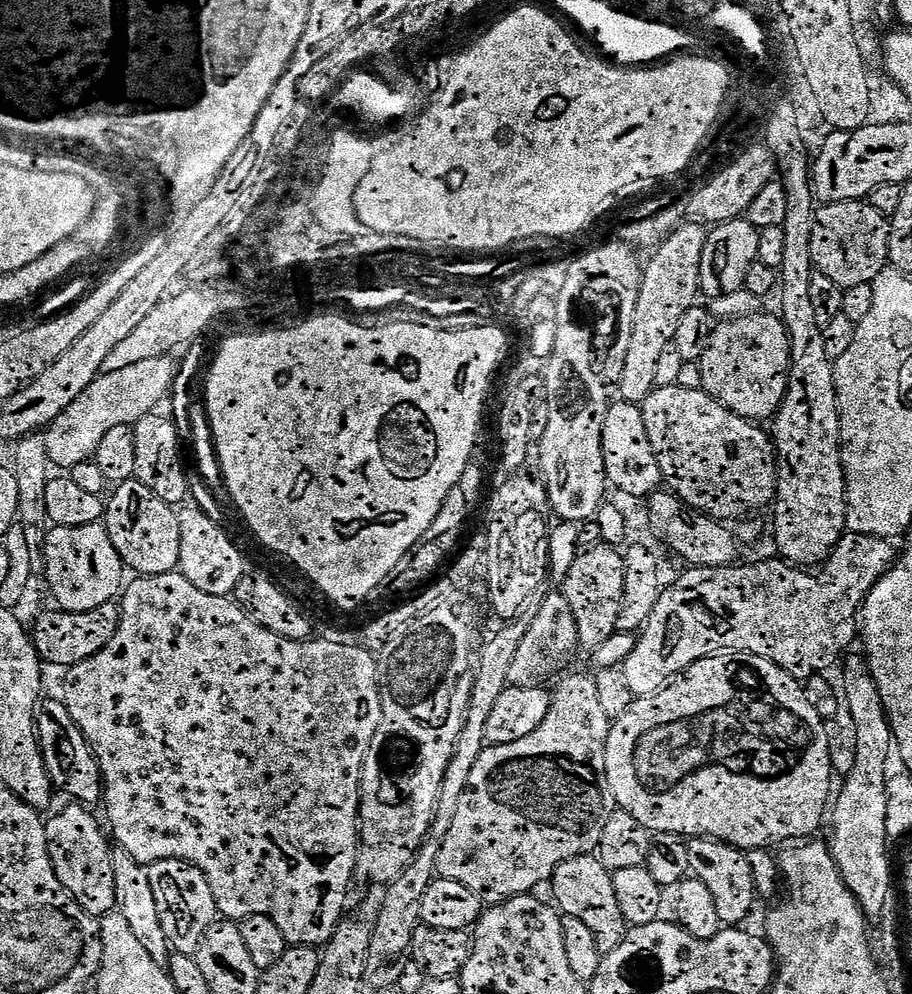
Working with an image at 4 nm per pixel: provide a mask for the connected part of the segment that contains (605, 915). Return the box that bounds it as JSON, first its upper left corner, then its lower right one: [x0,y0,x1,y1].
[551,855,626,953]

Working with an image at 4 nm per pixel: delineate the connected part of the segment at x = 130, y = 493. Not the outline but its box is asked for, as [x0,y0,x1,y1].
[104,479,180,576]

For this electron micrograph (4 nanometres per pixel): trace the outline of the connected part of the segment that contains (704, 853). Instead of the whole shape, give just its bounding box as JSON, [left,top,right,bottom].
[687,838,758,926]

